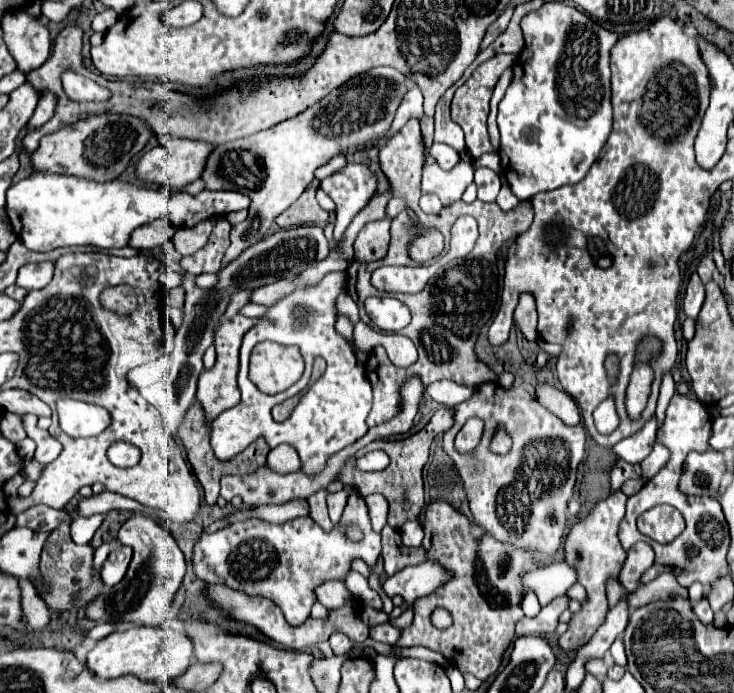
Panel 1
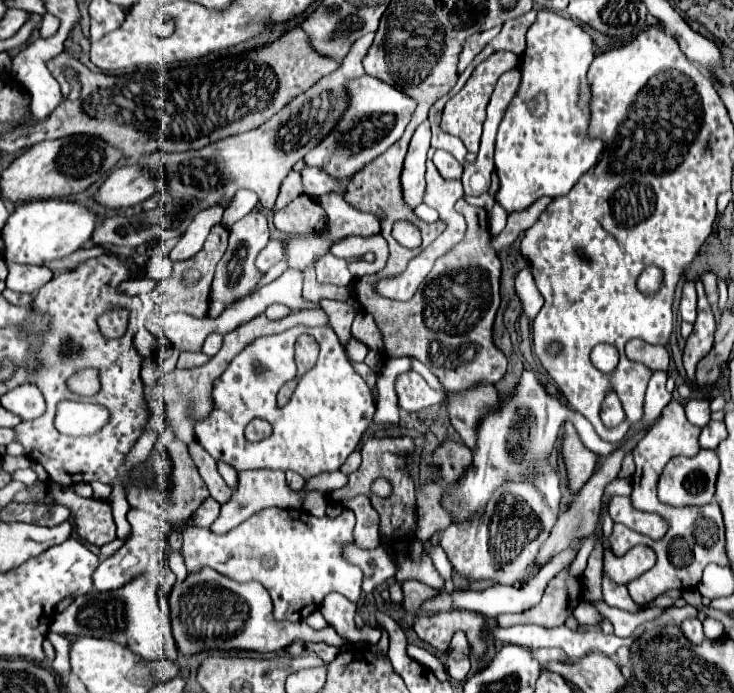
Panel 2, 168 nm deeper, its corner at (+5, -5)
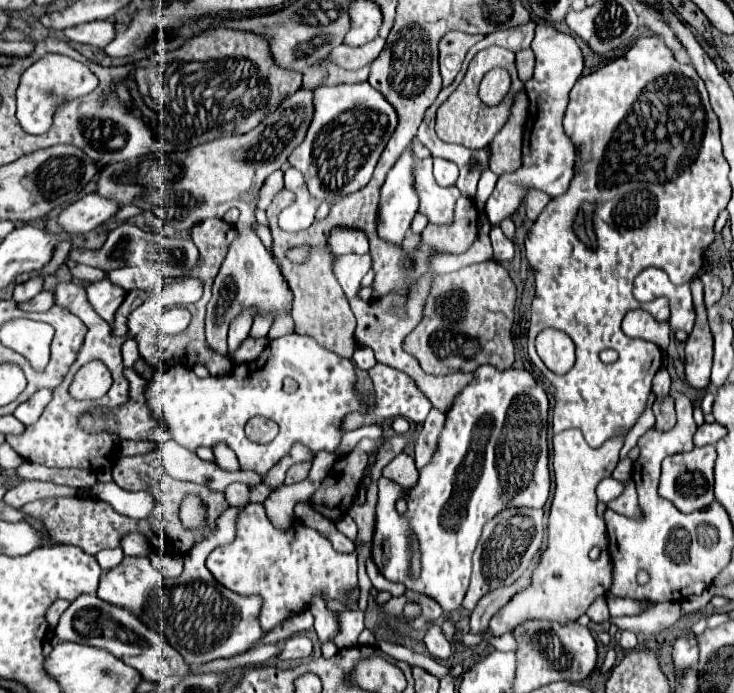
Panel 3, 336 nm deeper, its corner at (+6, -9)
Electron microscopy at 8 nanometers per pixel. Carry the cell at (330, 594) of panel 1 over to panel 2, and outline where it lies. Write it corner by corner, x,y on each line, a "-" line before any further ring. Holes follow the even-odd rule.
326,595
326,599
322,601
320,609
318,609
326,623
336,629
336,633
350,641
366,641
370,645
376,645
380,639
380,629
358,629
358,625
354,623
354,613
356,613
356,605
350,603
344,595

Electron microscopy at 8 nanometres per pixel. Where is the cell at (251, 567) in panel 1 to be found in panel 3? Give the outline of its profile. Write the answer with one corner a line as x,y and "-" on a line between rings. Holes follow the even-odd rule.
251,503
239,515
237,537
233,543
215,547
207,557
207,569
213,577
239,595
261,595
263,607
259,623
265,631
305,611
313,597
327,597
345,603
349,591
357,587
357,557
337,553
331,541
293,519
289,529
277,529
267,519
261,503

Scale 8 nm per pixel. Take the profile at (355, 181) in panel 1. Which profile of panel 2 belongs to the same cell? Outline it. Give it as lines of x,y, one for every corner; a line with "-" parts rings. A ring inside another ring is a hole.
304,167
302,185
304,185
304,193
312,197
322,197
324,193
334,191
334,179
330,179
320,167

